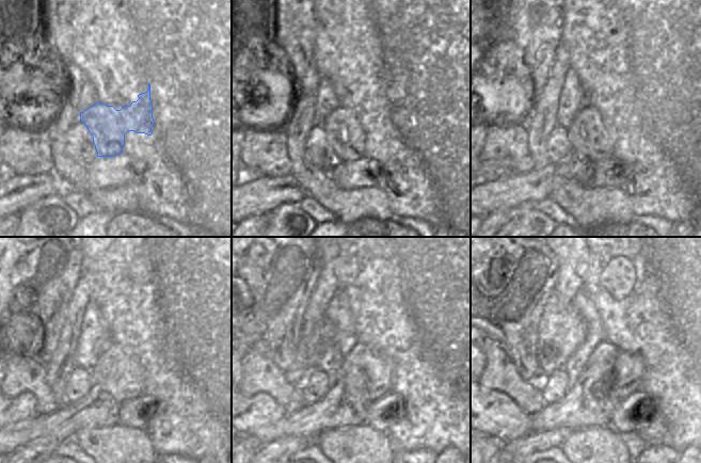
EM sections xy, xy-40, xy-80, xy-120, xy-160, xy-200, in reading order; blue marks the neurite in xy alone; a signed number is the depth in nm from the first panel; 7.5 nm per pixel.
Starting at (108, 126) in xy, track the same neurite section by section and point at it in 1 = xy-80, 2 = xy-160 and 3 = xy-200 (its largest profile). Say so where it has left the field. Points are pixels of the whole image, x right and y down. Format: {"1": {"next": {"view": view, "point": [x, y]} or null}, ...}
{"1": {"next": {"view": "xy-80", "point": [592, 132]}}, "2": {"next": {"view": "xy-160", "point": [372, 358]}}, "3": {"next": {"view": "xy-200", "point": [628, 367]}}}

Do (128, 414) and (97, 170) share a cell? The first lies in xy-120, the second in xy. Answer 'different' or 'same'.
same

